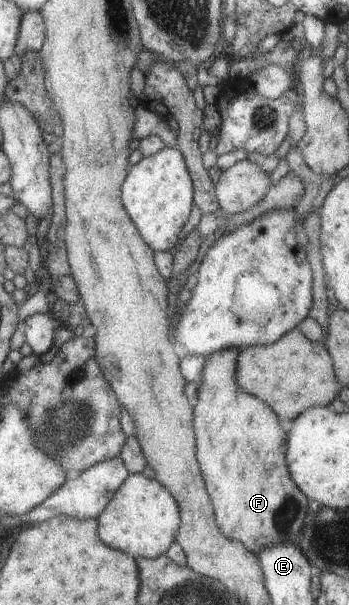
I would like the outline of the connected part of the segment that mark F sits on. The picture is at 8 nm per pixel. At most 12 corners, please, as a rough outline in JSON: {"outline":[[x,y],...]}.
{"outline":[[212,352],[192,404],[223,536],[257,554],[302,530],[277,415]]}

